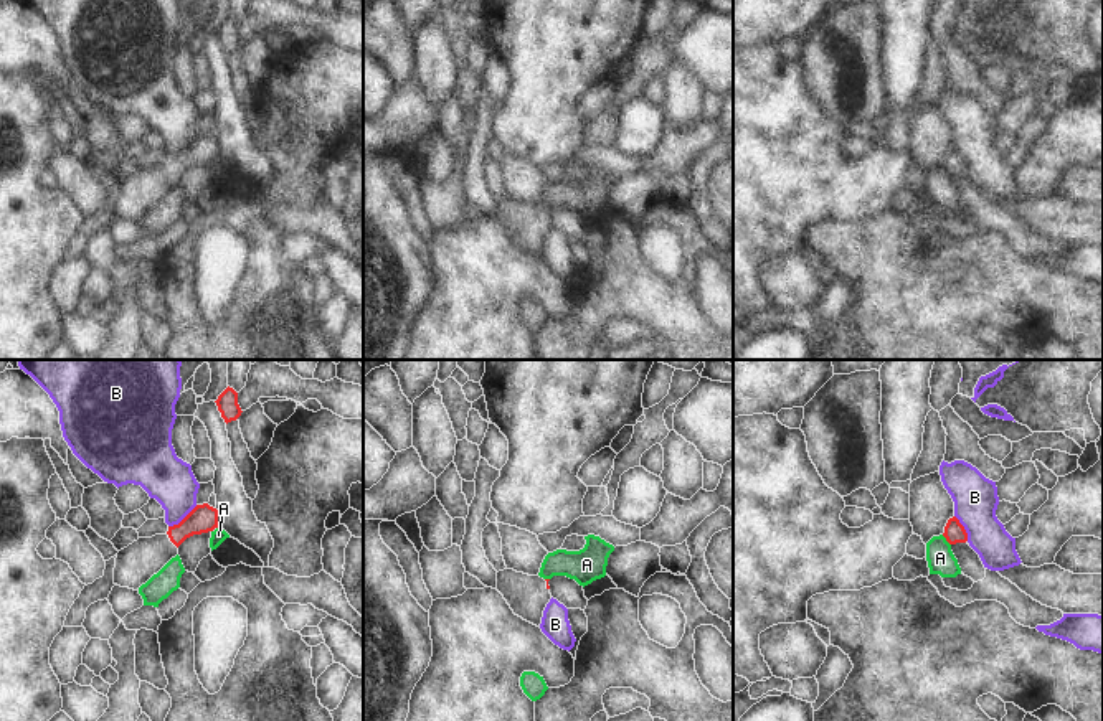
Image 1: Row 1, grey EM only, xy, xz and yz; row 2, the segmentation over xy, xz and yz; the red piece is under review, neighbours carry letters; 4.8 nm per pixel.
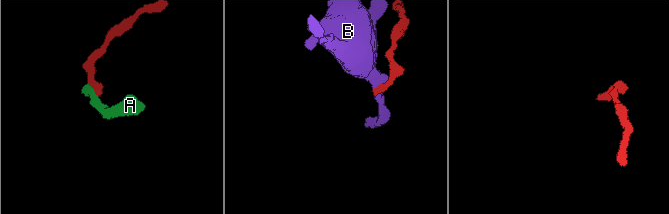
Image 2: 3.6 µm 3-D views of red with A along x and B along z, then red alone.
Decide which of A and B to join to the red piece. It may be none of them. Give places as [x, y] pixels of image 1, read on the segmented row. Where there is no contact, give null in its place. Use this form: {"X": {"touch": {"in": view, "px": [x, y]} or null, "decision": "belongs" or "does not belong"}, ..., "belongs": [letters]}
{"A": {"touch": {"in": "yz", "px": [946, 540]}, "decision": "does not belong"}, "B": {"touch": {"in": "xy", "px": [184, 518]}, "decision": "does not belong"}, "belongs": []}

